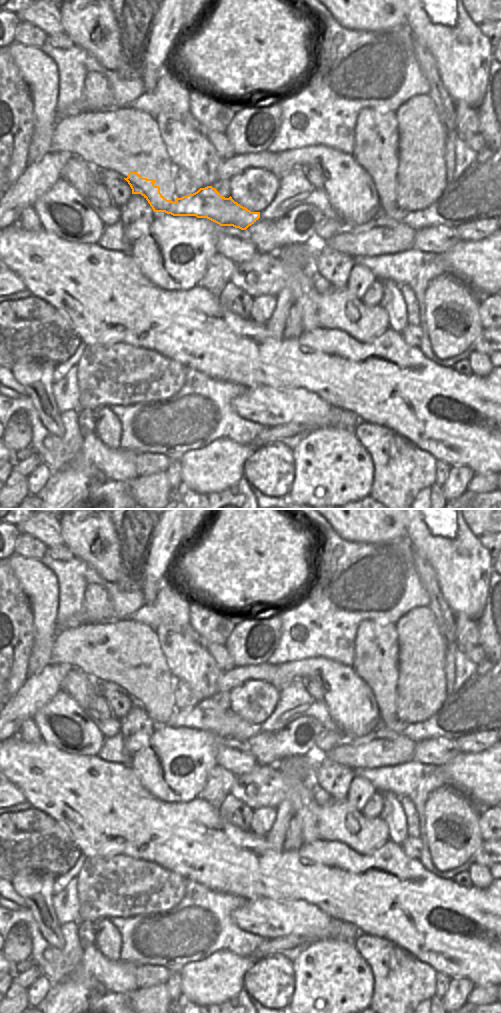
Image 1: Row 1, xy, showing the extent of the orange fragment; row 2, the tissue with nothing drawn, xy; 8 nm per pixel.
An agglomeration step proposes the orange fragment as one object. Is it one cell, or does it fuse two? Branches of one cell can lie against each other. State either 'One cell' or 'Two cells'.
Two cells

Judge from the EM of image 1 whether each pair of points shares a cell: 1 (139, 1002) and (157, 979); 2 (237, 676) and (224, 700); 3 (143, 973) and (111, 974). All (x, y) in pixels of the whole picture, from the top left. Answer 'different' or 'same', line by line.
1: different
2: different
3: different

